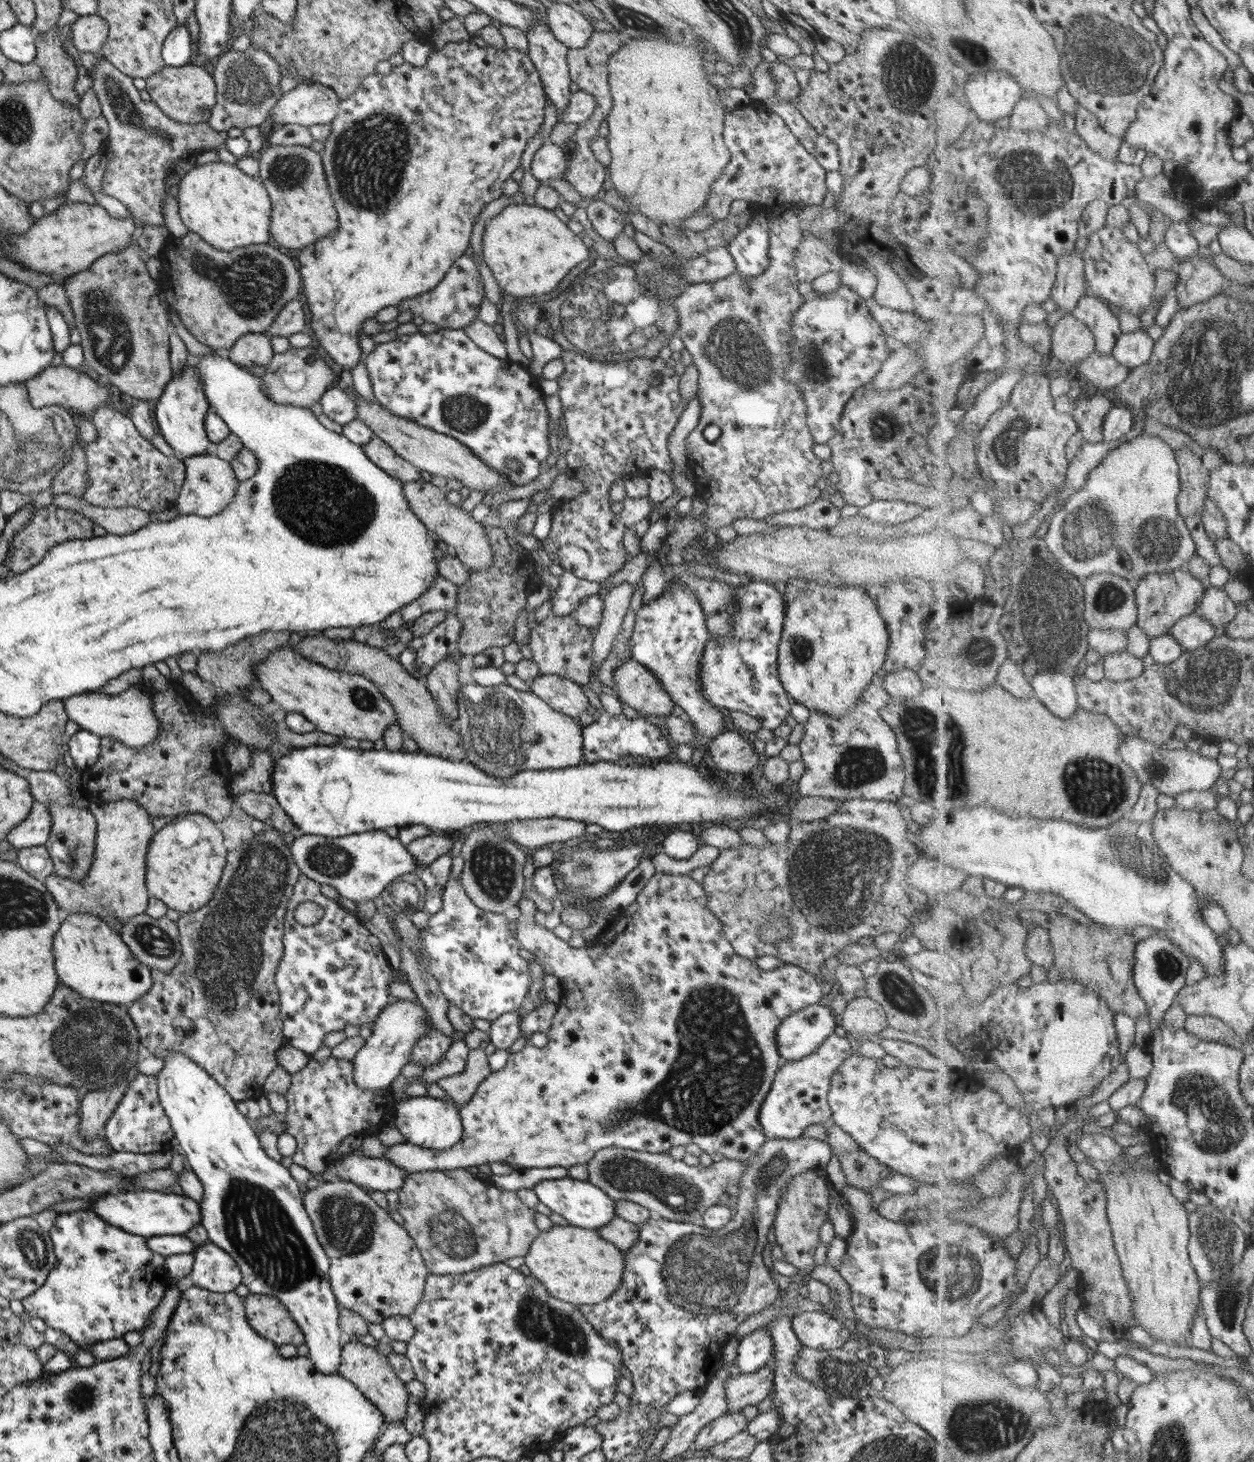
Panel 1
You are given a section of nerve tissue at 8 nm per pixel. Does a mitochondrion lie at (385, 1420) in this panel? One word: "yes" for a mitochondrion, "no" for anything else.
no

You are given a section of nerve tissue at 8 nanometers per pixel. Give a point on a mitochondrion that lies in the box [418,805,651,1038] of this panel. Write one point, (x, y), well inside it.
(492, 867)

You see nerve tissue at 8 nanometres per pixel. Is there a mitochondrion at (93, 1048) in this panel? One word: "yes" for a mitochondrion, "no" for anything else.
yes

